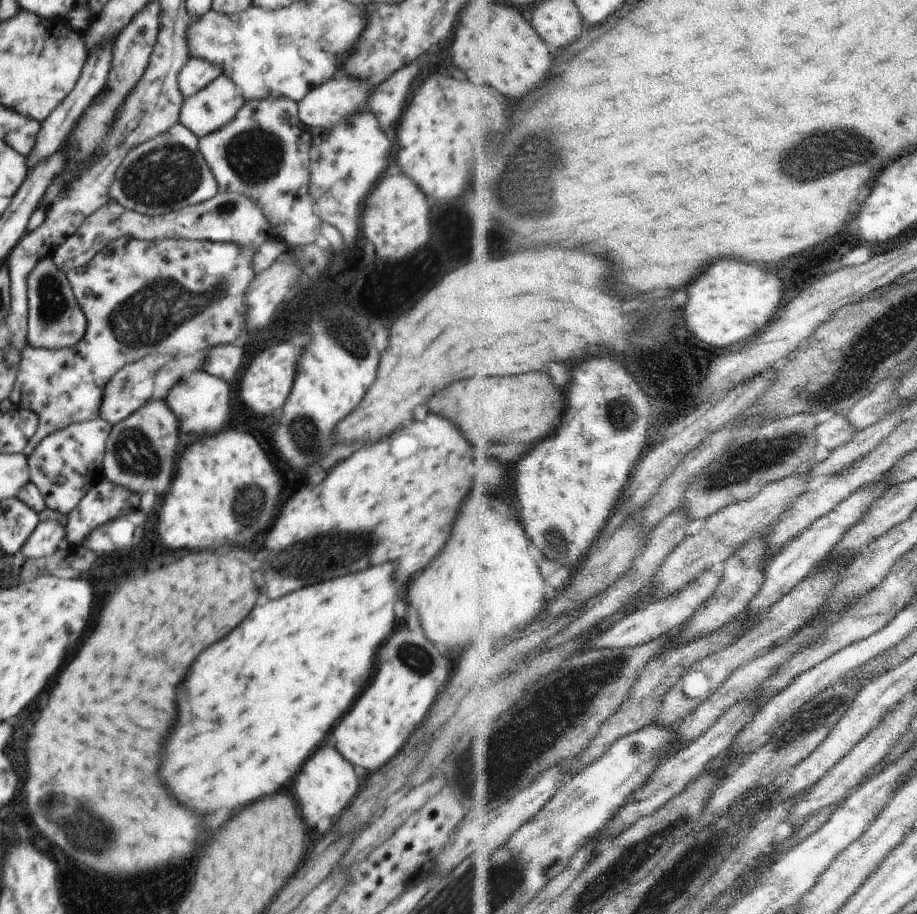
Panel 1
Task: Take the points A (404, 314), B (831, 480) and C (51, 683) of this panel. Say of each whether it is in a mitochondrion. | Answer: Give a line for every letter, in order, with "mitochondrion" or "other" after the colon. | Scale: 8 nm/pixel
A: other
B: other
C: other

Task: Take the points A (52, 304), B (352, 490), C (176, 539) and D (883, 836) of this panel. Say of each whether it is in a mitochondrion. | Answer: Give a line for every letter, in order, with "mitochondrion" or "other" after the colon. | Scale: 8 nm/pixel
A: mitochondrion
B: other
C: other
D: other

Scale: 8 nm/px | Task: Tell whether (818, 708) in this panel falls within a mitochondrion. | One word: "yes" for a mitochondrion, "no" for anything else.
no

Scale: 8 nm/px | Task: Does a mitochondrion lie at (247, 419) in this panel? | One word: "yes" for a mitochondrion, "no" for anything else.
no

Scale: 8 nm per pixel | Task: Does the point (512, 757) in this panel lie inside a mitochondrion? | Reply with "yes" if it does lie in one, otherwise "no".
yes

